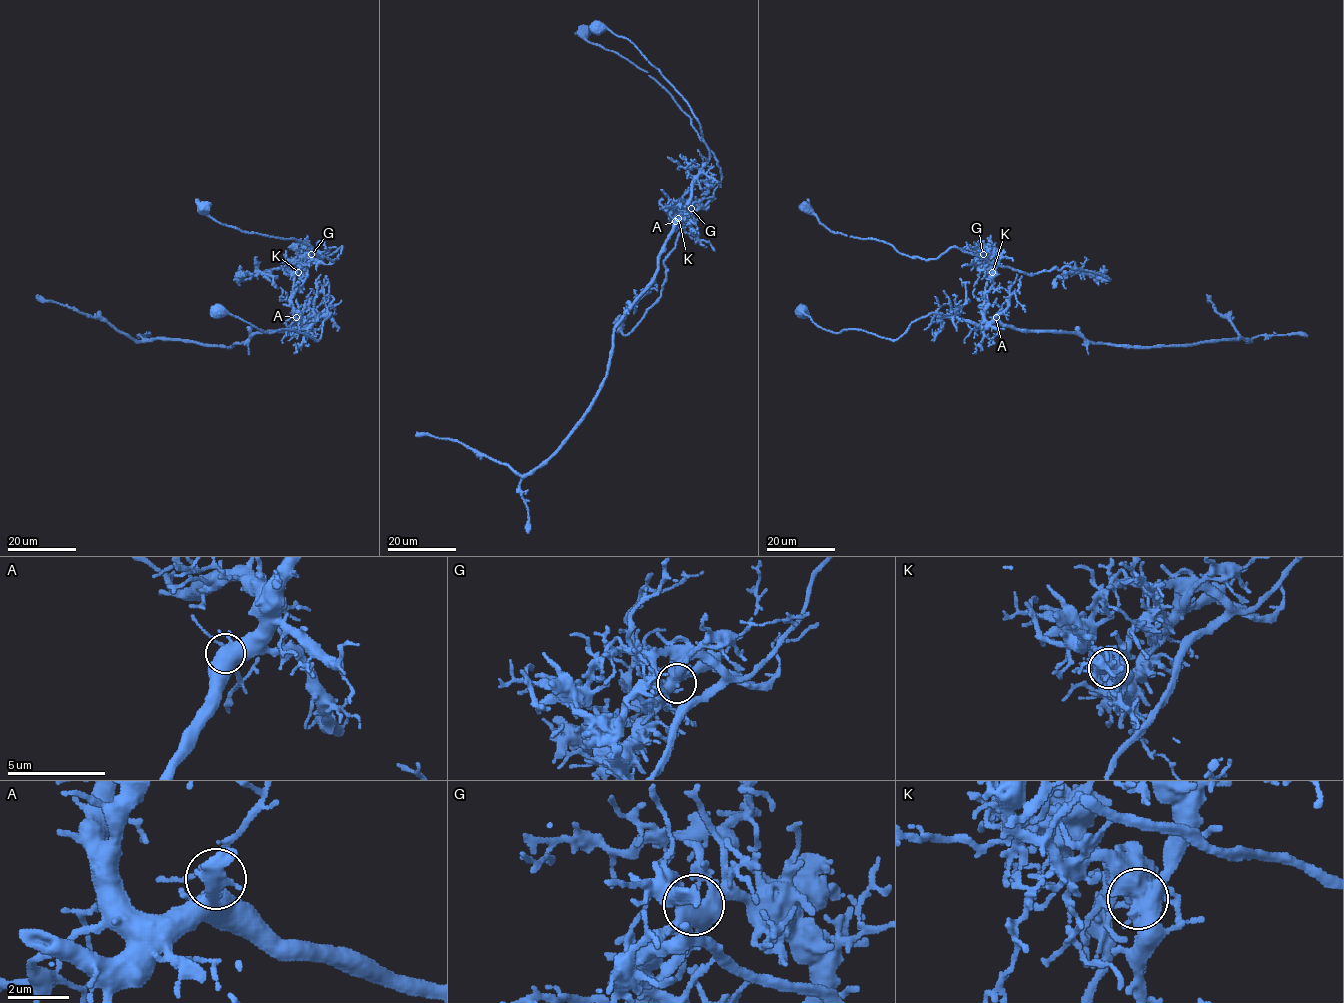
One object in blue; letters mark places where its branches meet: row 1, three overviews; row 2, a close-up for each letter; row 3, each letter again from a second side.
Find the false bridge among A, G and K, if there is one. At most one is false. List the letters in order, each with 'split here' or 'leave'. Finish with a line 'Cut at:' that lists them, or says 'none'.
A: leave
G: leave
K: split here
Cut at: K

